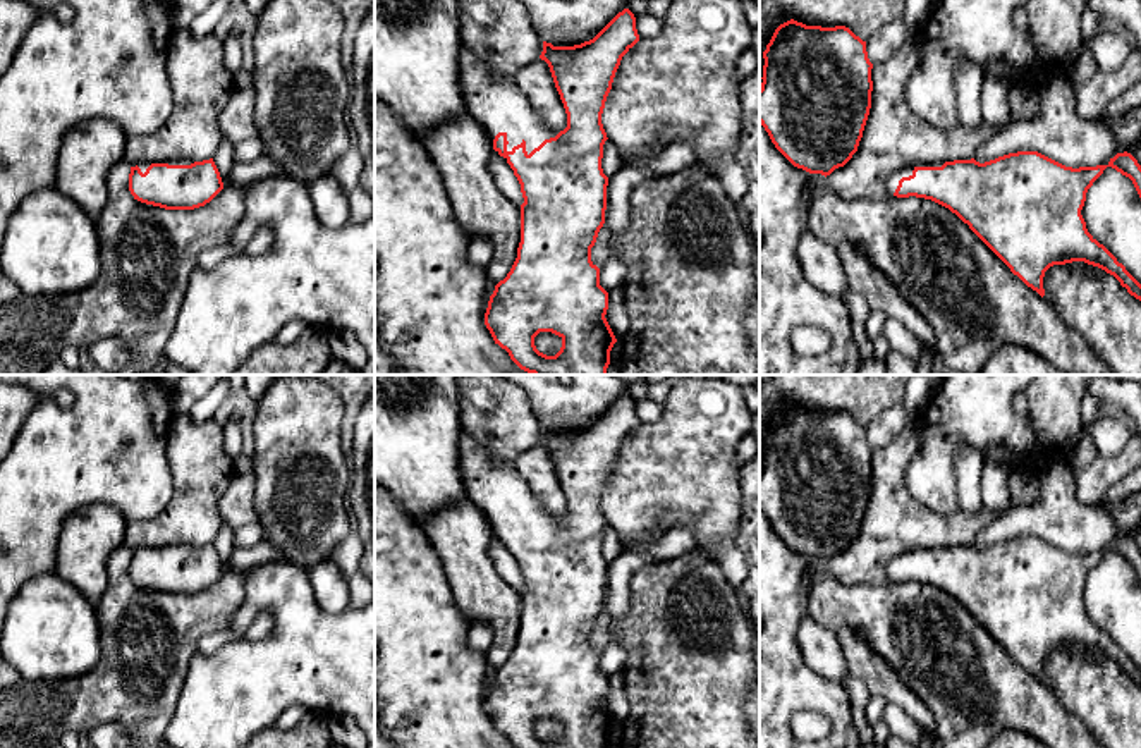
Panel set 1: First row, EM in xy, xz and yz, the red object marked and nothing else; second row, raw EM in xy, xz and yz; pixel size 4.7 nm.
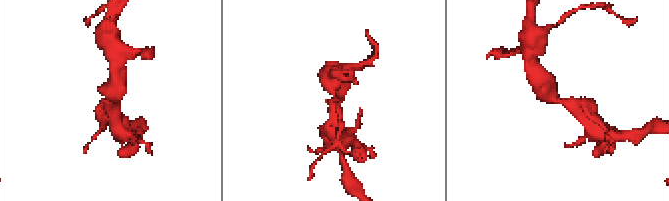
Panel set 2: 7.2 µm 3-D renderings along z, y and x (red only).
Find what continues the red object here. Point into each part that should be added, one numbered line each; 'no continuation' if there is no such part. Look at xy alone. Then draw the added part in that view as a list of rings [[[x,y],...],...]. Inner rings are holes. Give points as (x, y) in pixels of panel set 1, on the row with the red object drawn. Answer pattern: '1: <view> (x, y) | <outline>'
1: xy (143, 165) | [[[175,160],[175,162],[141,162],[141,163],[136,163],[136,165],[137,165],[137,167],[141,169],[141,172],[144,174],[146,169],[148,169],[151,163],[191,165],[191,163],[194,163],[194,162],[187,162],[187,160]],[[132,165],[132,167],[136,167],[136,165]]]

